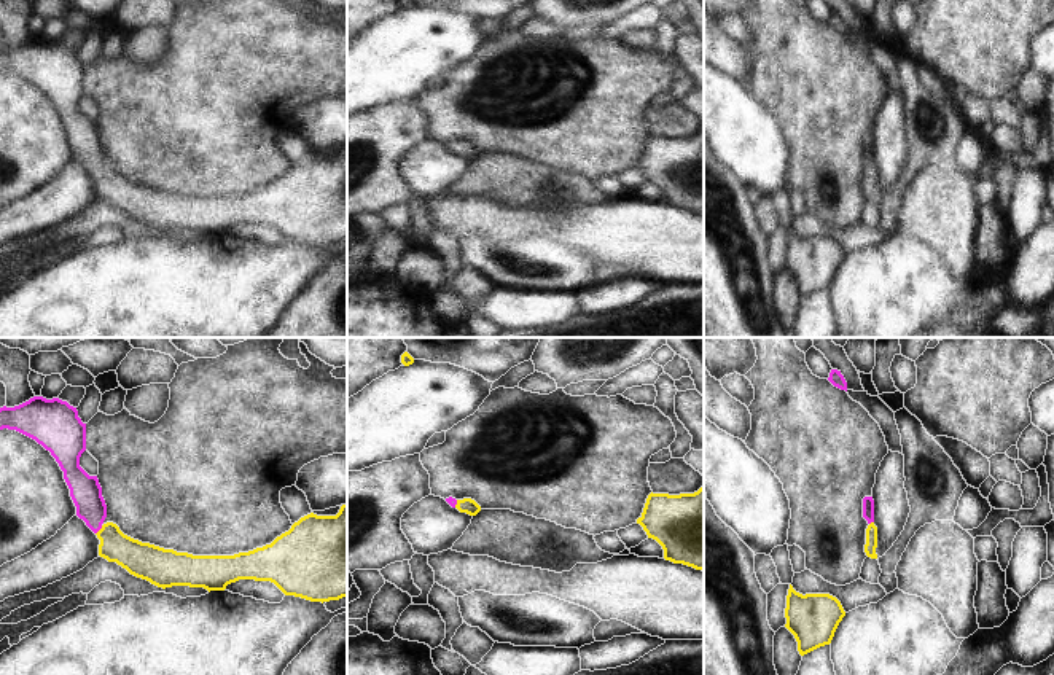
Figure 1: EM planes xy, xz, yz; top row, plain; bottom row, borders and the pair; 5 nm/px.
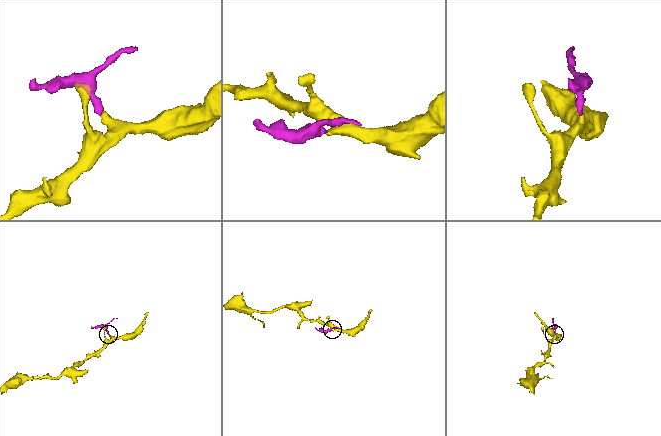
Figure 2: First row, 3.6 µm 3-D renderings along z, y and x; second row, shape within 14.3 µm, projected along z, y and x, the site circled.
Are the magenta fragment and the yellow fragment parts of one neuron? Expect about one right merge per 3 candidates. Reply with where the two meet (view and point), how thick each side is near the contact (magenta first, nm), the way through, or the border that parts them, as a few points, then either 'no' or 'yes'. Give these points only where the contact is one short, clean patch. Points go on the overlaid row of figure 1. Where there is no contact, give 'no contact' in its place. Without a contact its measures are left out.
xy (99, 529) | 160/170 nm | across xy (85, 491), (99, 529), (120, 548), (137, 557) | yes

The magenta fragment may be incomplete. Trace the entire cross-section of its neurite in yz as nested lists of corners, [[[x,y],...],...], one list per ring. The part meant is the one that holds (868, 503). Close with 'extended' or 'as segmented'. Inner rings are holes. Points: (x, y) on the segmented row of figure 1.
[[[872,497],[863,498],[863,517],[868,521],[865,552],[871,559],[877,559],[877,527],[874,525],[874,500]]] | extended

